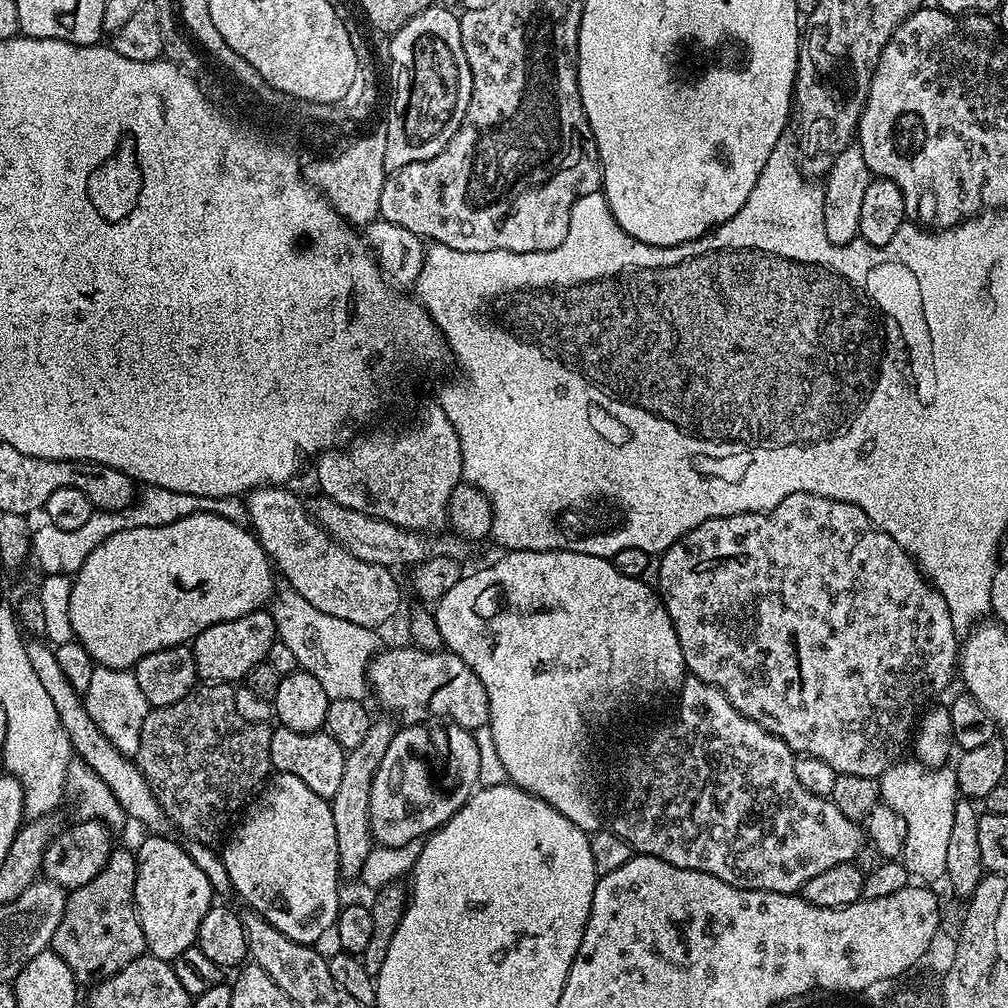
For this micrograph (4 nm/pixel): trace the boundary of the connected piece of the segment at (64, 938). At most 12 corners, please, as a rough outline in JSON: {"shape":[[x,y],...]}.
{"shape":[[135,851],[71,889],[50,948],[81,985],[145,955]]}

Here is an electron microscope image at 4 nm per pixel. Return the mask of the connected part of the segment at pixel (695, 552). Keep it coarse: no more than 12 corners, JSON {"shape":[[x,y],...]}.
{"shape":[[795,492],[659,560],[685,669],[879,778],[957,671],[946,598]]}

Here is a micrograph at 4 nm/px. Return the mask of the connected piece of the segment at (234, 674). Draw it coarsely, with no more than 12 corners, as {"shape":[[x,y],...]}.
{"shape":[[268,610],[218,622],[190,647],[204,682],[240,682],[277,639]]}

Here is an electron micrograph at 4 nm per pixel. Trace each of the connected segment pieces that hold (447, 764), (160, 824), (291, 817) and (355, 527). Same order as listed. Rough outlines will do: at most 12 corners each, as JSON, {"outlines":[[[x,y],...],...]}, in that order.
{"outlines":[[[401,727],[370,786],[377,845],[427,837],[477,791],[473,733]],[[26,643],[73,753],[125,815],[153,835],[171,824],[135,761],[98,730],[55,649]],[[282,772],[222,848],[232,892],[315,945],[342,907],[331,803]],[[323,494],[310,515],[354,558],[396,570],[464,558],[455,534],[431,536],[350,510]]]}

